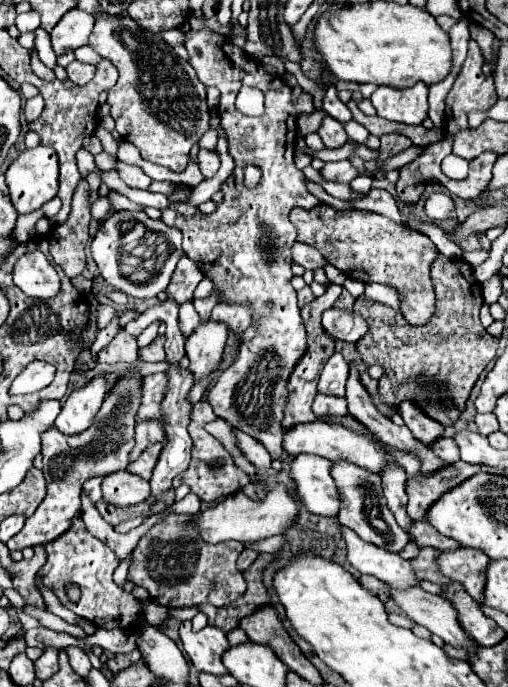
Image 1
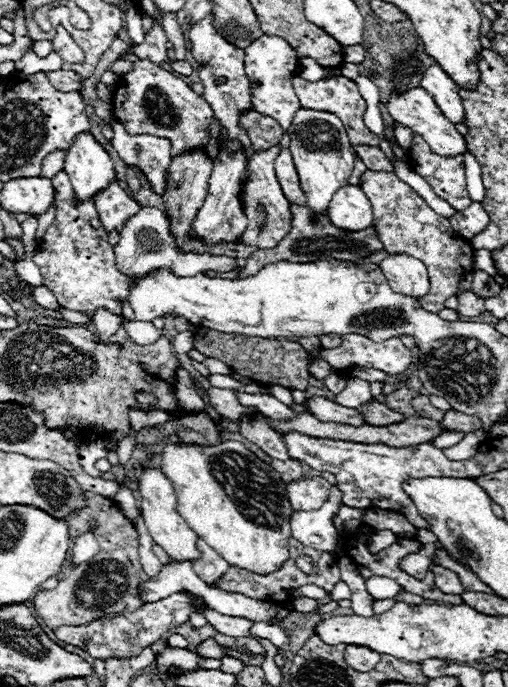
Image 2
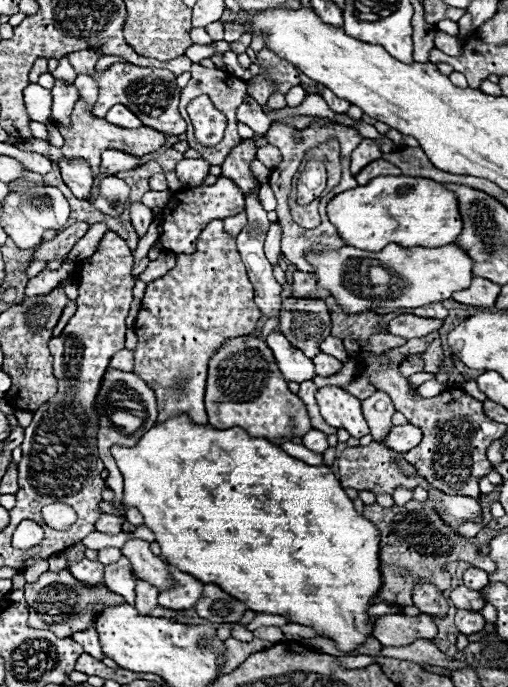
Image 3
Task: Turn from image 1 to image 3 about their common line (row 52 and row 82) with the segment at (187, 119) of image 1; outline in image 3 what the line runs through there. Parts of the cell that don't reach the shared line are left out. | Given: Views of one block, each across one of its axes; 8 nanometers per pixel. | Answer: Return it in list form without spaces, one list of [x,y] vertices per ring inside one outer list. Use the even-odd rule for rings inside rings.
[[[118,62],[118,64],[112,64],[102,74],[94,74],[94,78],[100,86],[98,102],[94,106],[94,116],[104,118],[114,104],[124,104],[126,108],[130,108],[130,112],[134,112],[142,120],[144,126],[158,128],[158,132],[166,132],[168,136],[178,136],[186,132],[186,122],[178,112],[182,88],[176,86],[176,76],[170,70],[142,68],[142,66]]]

